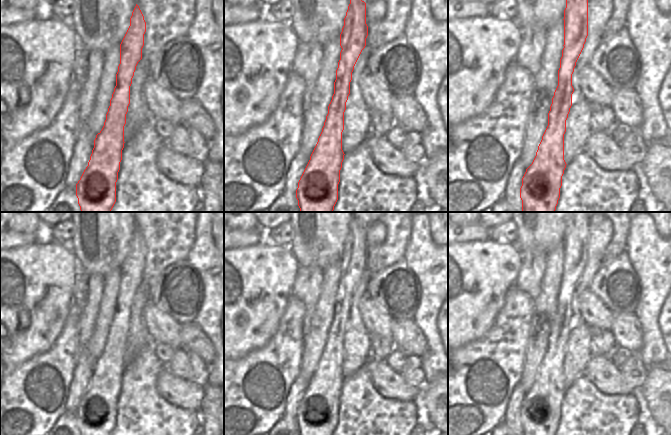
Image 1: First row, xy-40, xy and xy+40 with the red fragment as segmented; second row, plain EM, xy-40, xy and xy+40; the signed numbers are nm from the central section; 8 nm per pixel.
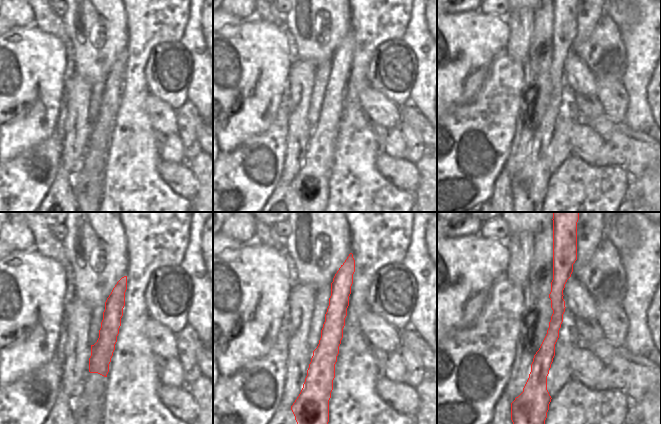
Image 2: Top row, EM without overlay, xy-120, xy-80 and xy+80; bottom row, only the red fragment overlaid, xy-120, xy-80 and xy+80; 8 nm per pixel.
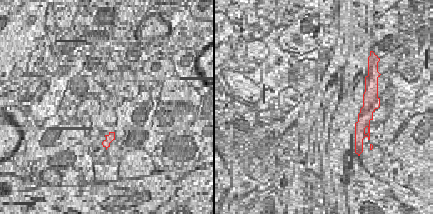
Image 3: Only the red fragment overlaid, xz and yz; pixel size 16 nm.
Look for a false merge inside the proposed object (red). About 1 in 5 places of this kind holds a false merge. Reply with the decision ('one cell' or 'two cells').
one cell

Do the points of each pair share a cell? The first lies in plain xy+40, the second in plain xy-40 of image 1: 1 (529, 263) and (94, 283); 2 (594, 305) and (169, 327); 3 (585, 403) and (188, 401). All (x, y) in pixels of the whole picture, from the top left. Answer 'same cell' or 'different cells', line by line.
1: same cell
2: same cell
3: different cells

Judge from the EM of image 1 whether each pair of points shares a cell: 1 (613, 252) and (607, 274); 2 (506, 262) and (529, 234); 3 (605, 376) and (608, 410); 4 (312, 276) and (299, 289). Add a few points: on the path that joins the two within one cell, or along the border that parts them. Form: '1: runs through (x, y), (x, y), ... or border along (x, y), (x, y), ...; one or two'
1: border along (625, 250), (614, 258), (602, 263); two
2: border along (514, 244), (521, 253); two
3: border along (589, 379), (605, 394), (630, 393); two
4: runs through (309, 279), (302, 286); one

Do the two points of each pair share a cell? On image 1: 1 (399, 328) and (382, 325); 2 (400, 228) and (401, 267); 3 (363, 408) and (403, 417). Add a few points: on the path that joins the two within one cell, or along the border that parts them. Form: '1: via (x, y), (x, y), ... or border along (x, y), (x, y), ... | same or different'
1: border along (394, 319), (391, 325), (391, 338) | different
2: border along (403, 258), (380, 270) | different
3: via (373, 417), (393, 417) | same

